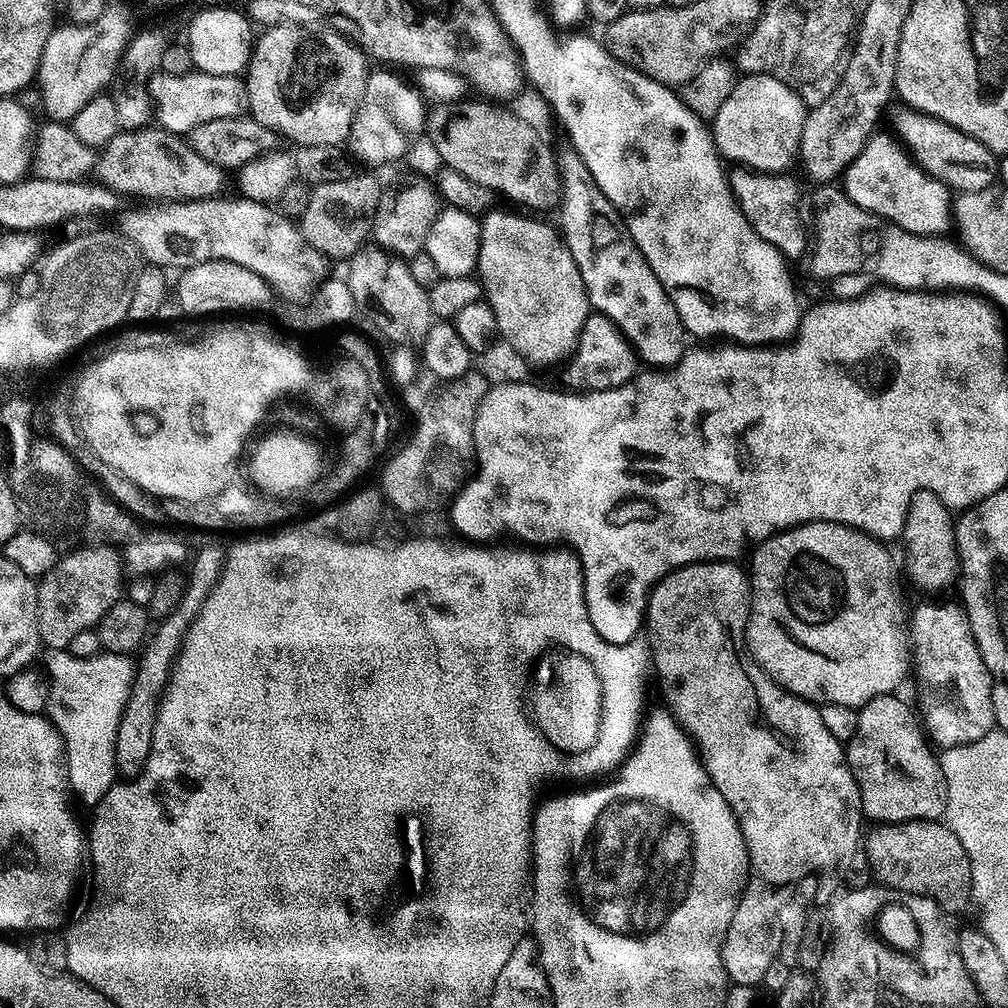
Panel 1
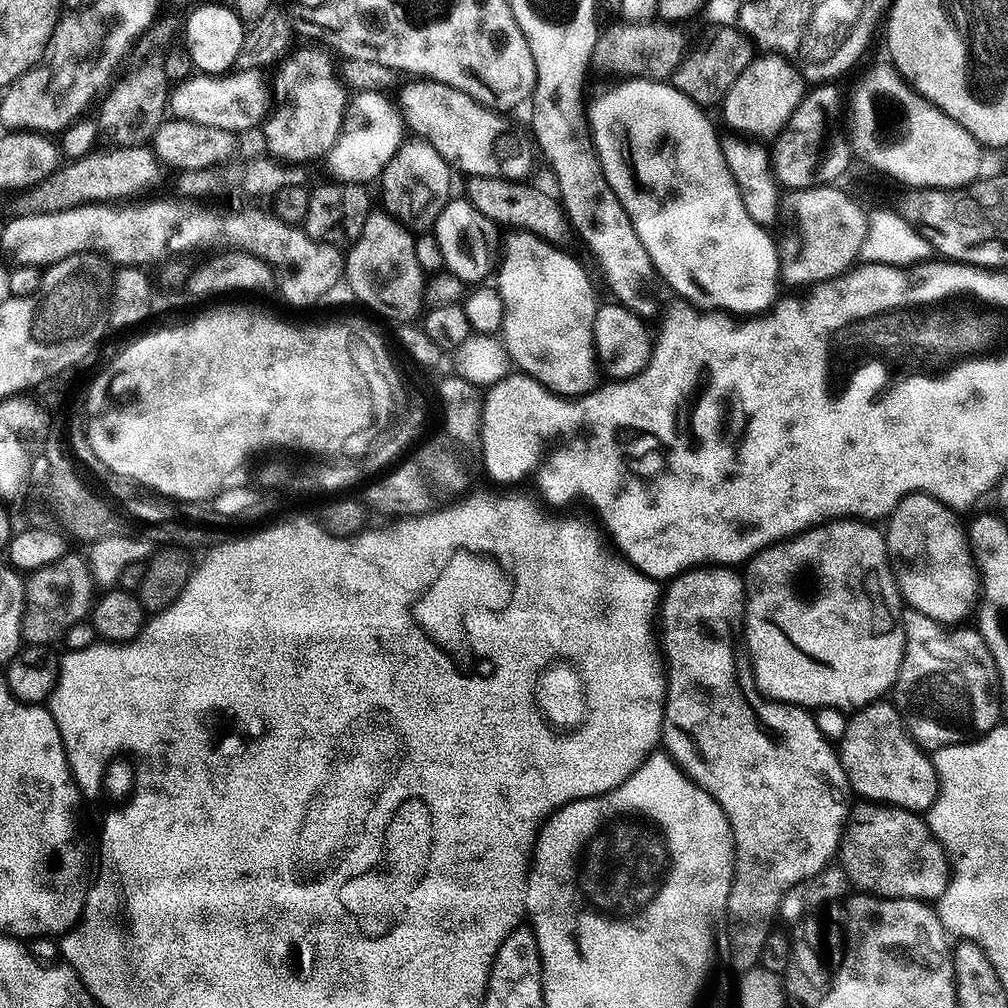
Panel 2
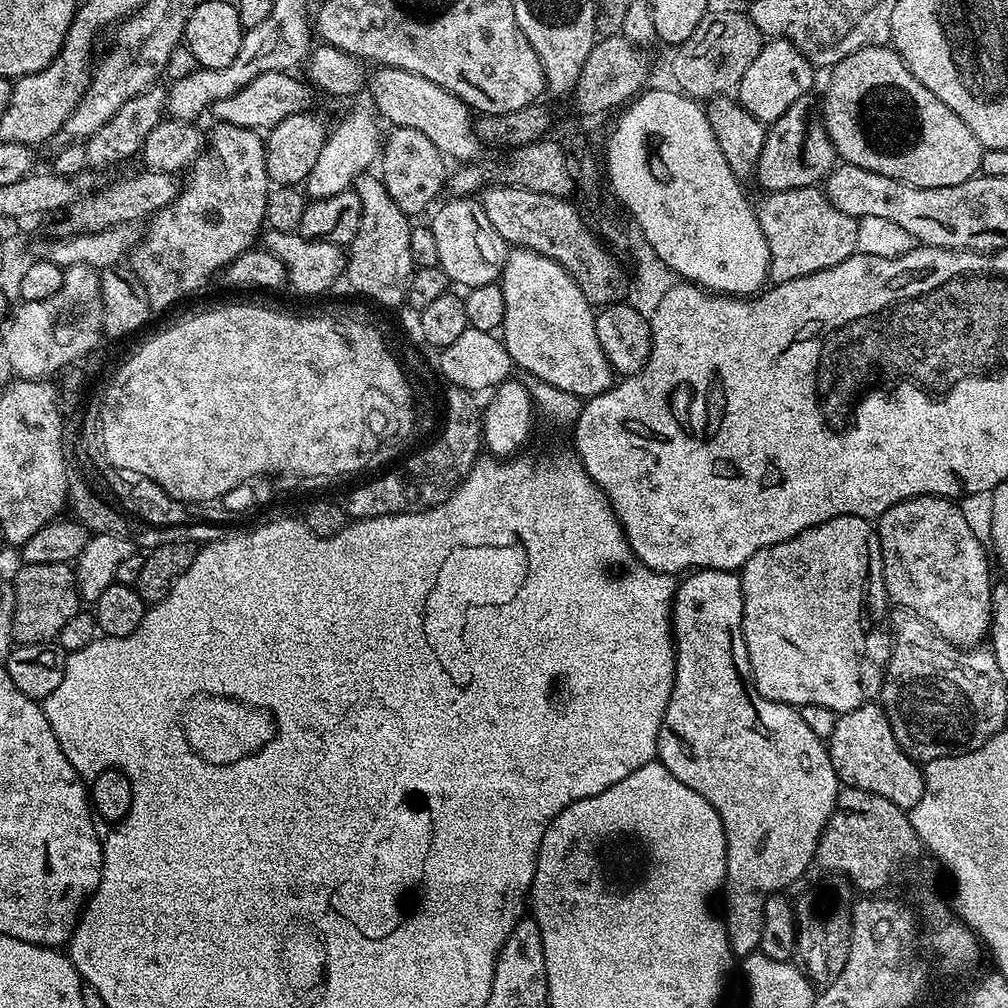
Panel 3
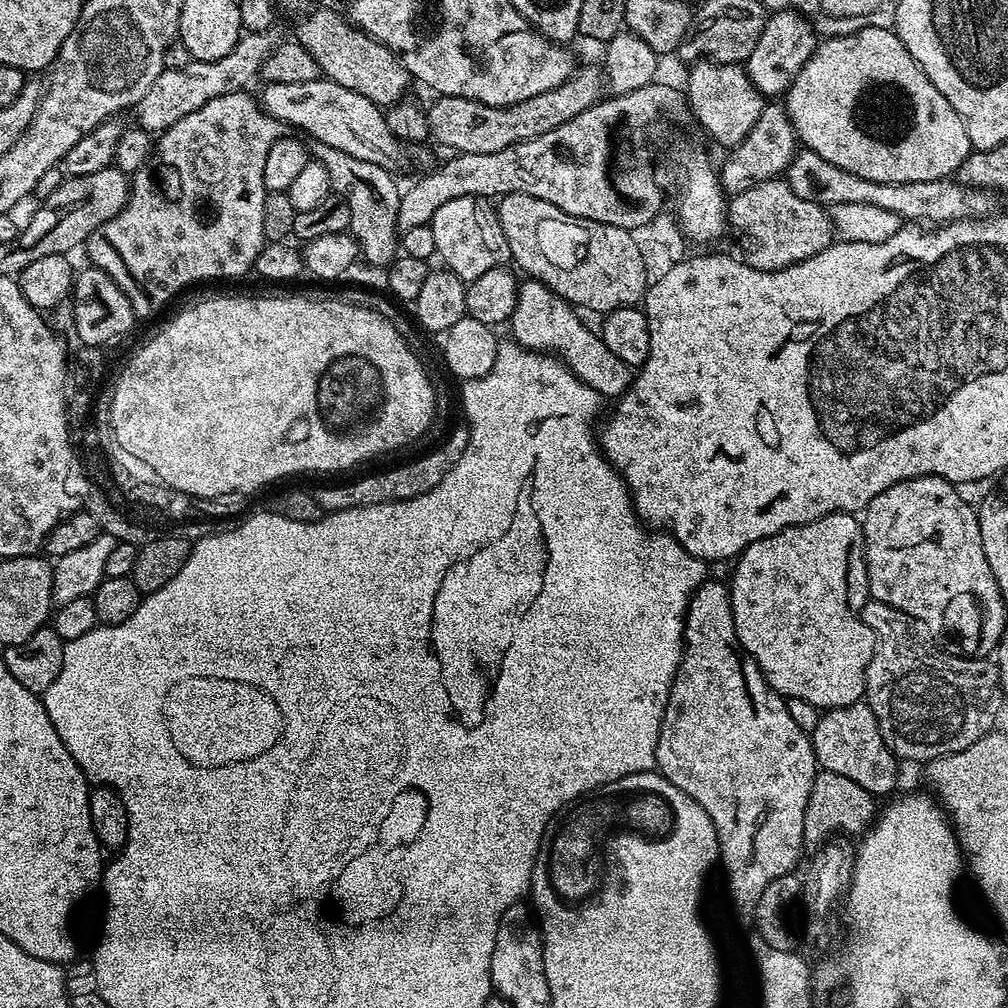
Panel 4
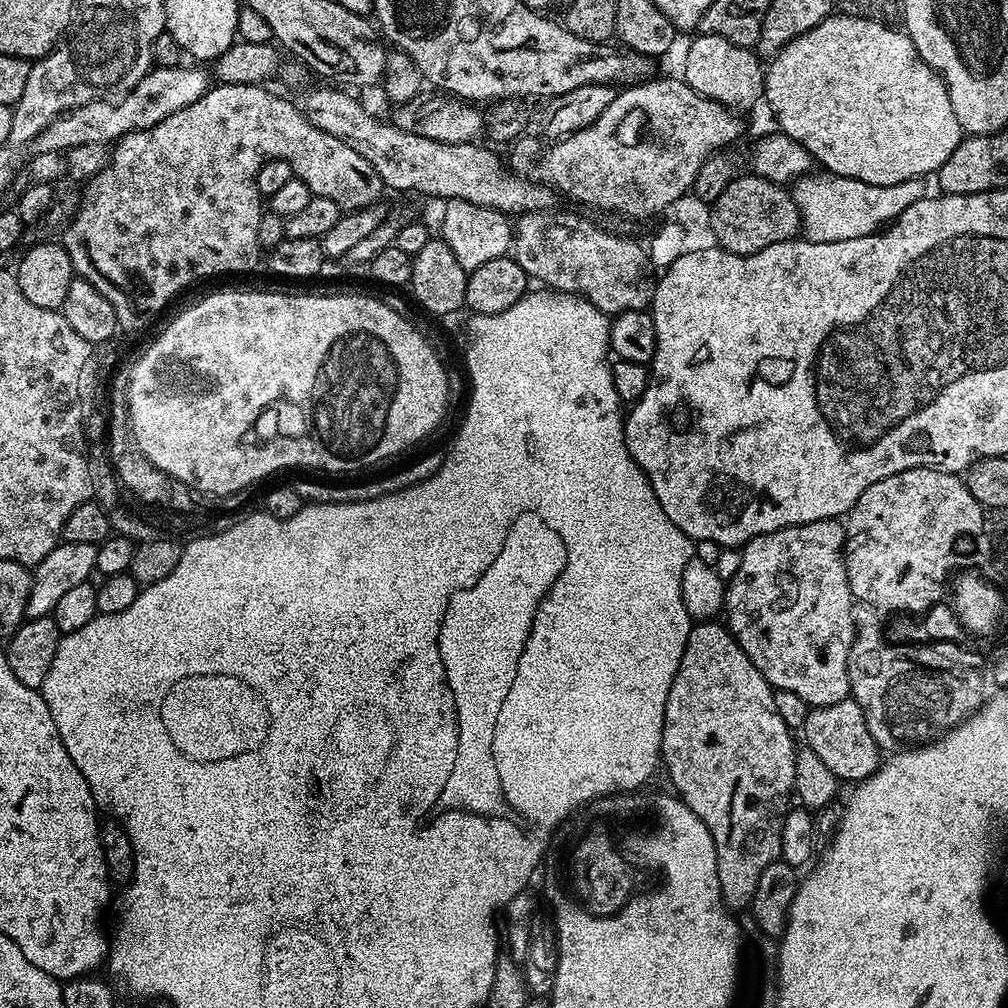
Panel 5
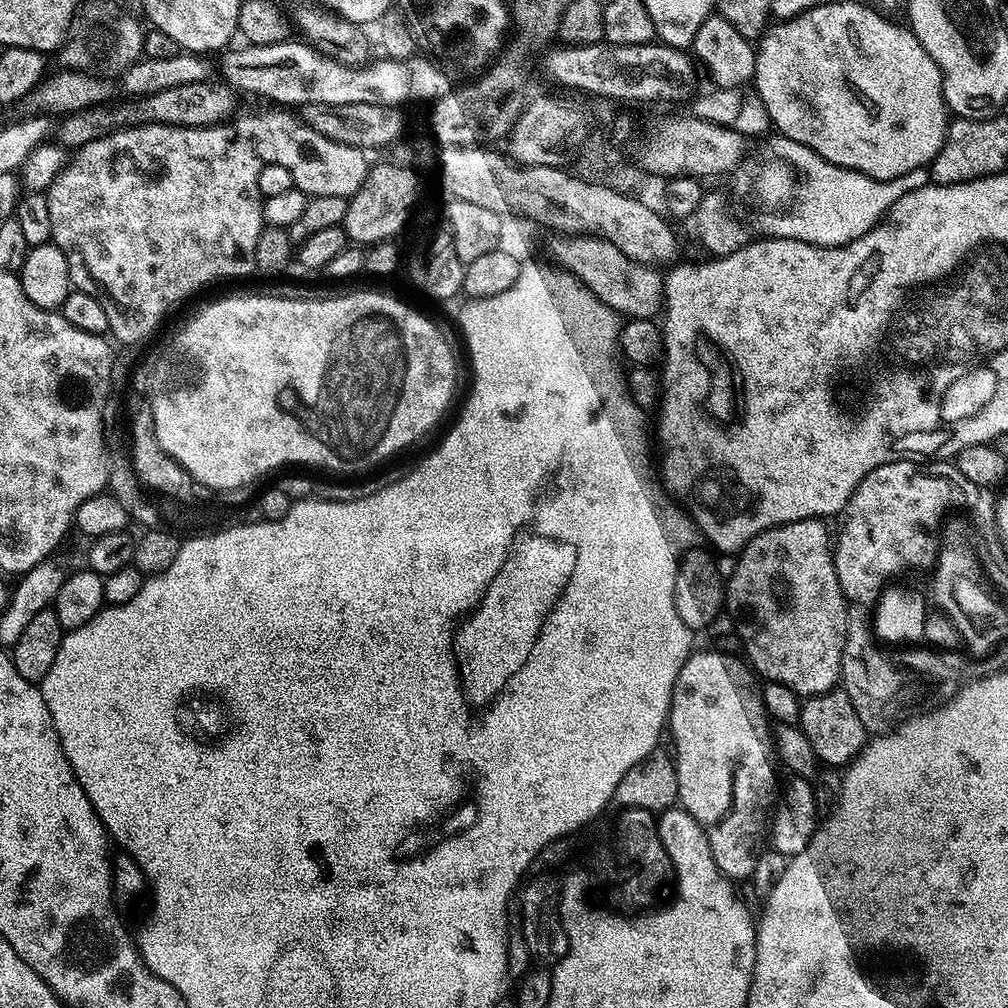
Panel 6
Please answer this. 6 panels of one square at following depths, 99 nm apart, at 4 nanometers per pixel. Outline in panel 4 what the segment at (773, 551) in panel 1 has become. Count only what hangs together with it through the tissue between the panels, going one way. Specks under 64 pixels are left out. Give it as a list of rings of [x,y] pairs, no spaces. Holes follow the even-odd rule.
[[[831,512],[814,522],[795,524],[784,528],[778,534],[770,534],[750,546],[746,546],[735,561],[736,569],[730,579],[730,595],[732,598],[732,613],[734,614],[734,630],[740,639],[740,645],[754,658],[754,662],[760,667],[764,681],[776,692],[785,698],[803,698],[814,707],[821,710],[841,708],[851,704],[861,703],[864,695],[864,675],[868,669],[870,658],[876,653],[876,634],[860,617],[860,607],[867,602],[868,571],[866,570],[866,558],[864,557],[864,529],[861,521],[851,512]]]

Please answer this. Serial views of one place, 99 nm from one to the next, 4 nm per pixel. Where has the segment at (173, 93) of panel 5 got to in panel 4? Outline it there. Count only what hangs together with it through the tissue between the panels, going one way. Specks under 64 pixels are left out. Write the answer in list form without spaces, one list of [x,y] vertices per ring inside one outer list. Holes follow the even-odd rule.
[[[249,32],[241,35],[240,41],[226,54],[226,58],[217,60],[193,60],[191,64],[182,66],[182,70],[170,70],[165,68],[158,78],[154,78],[154,86],[146,90],[146,94],[140,99],[134,109],[135,123],[141,128],[153,134],[165,132],[178,118],[186,118],[186,114],[194,114],[198,106],[206,106],[210,98],[218,98],[222,94],[230,94],[247,89],[248,83],[254,81],[260,75],[260,68],[266,62],[266,58],[272,55],[272,50],[278,44],[277,33]]]

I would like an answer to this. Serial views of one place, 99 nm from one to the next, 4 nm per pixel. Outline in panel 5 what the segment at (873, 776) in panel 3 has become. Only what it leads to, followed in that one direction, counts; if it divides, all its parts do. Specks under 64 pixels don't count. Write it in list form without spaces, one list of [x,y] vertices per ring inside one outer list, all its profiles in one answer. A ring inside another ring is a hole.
[[[851,698],[834,702],[830,706],[812,708],[804,723],[802,735],[807,748],[814,750],[814,754],[822,758],[822,763],[841,782],[865,780],[868,776],[873,776],[882,763],[882,749],[876,745],[866,726],[862,706],[858,706],[858,702]]]

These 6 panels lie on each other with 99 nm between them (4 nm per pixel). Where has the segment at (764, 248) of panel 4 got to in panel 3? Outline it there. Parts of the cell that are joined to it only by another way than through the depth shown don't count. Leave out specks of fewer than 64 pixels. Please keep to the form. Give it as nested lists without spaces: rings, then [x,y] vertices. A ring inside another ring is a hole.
[[[819,187],[795,188],[781,192],[769,192],[763,197],[761,204],[755,205],[758,226],[762,226],[762,234],[768,243],[768,280],[772,284],[781,284],[818,270],[833,268],[856,251],[858,242],[858,226],[856,217],[844,214],[828,201]]]

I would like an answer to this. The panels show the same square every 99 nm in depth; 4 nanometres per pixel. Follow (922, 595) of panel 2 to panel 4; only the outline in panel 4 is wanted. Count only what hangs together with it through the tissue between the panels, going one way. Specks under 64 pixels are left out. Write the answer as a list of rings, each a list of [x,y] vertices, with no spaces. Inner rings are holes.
[[[919,476],[913,480],[903,480],[890,490],[882,490],[878,498],[874,498],[862,512],[864,529],[864,557],[868,571],[868,594],[878,602],[886,602],[886,606],[894,606],[907,616],[909,621],[925,624],[932,628],[940,624],[947,614],[948,608],[955,606],[959,600],[973,600],[980,604],[976,608],[976,628],[968,628],[964,636],[968,640],[976,640],[980,632],[989,636],[992,642],[999,641],[1000,633],[1005,631],[1004,608],[1006,601],[998,590],[998,582],[994,582],[994,574],[990,574],[990,562],[986,562],[986,550],[982,550],[982,534],[980,533],[980,517],[977,509],[972,508],[960,497],[961,489],[949,480],[940,476]]]

